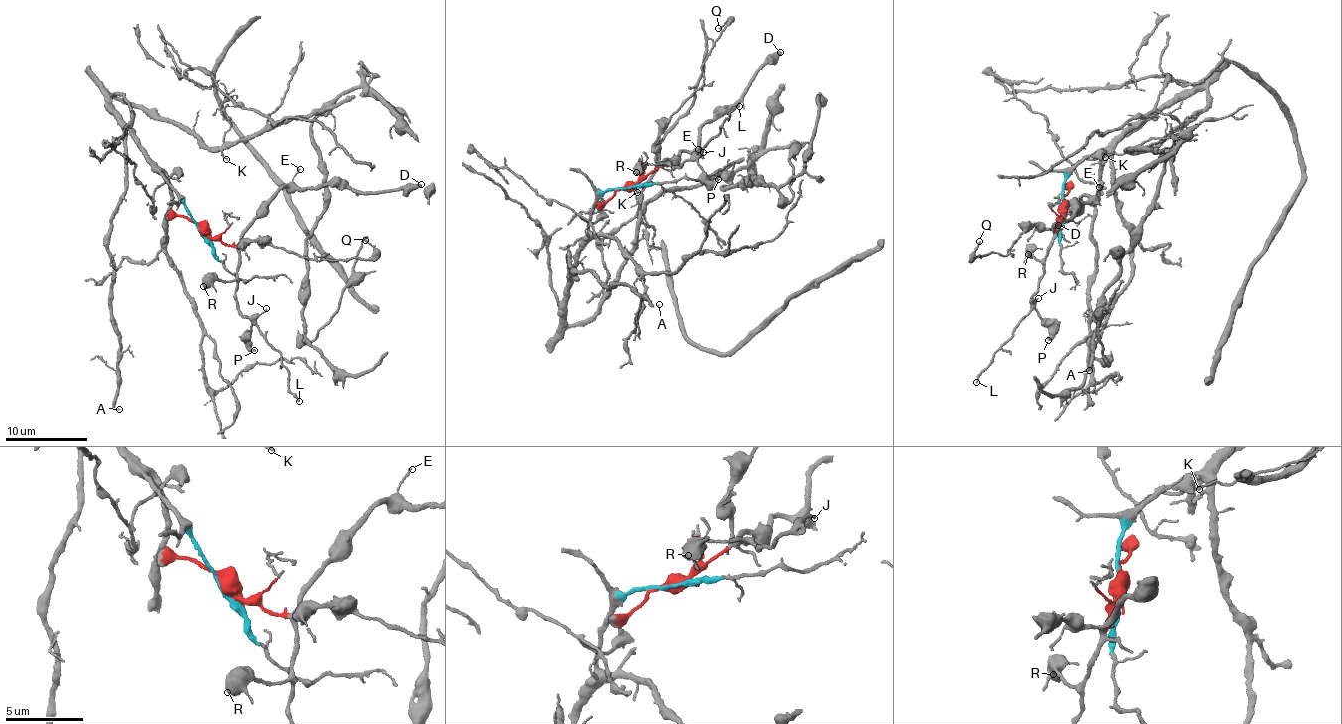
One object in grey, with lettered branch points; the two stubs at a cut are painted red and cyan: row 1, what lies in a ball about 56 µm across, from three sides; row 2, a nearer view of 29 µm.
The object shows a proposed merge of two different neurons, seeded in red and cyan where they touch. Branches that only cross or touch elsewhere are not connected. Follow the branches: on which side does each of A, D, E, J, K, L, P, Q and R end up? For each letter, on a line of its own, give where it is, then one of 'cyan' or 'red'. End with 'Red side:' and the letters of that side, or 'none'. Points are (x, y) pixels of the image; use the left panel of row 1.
A: at (119, 409); cyan
D: at (421, 184); red
E: at (300, 169); red
J: at (266, 308); red
K: at (226, 159); cyan
L: at (299, 401); red
P: at (254, 350); red
Q: at (365, 240); red
R: at (203, 286); red
Red side: D, E, J, L, P, Q, R

